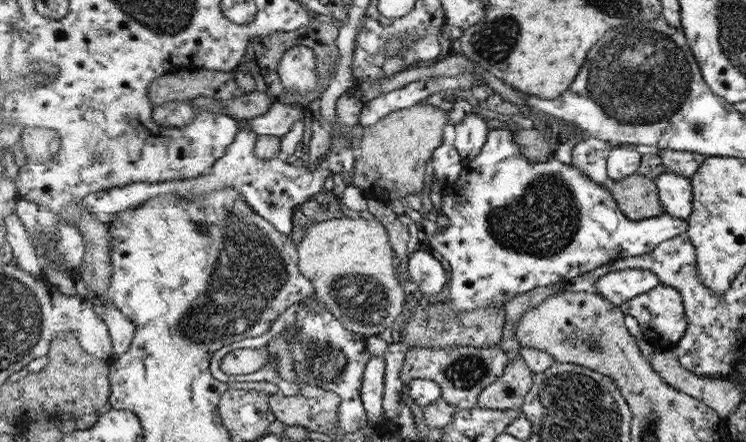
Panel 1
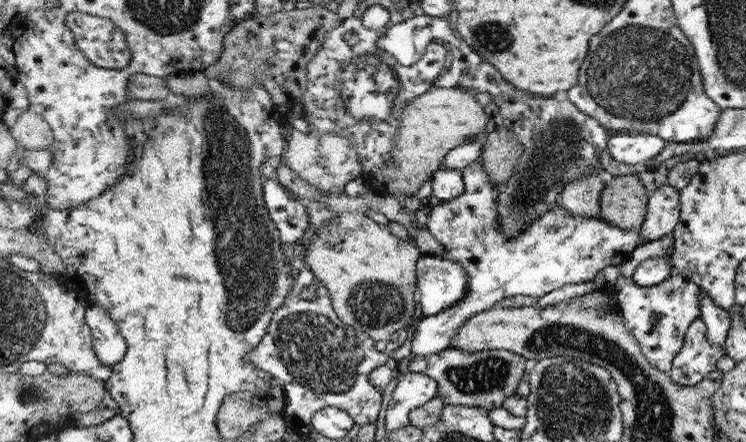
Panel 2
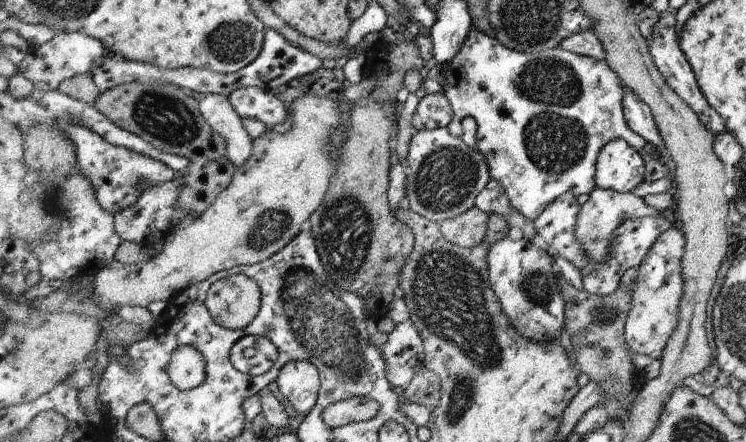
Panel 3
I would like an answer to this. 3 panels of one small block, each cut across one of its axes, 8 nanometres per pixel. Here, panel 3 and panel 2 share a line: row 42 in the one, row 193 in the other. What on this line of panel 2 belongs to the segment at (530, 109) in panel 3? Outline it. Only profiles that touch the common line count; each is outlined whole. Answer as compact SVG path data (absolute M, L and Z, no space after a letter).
M476 159L463 171L466 191L452 201L431 204L426 229L445 246L449 259L467 269L467 295L453 307L432 316L423 316L410 337L412 356L427 357L451 347L454 337L469 318L498 306L508 296L521 294L540 298L567 284L592 281L599 270L621 265L626 256L641 245L639 228L623 229L600 217L571 215L556 204L537 216L517 237L507 241L496 212L500 189Z

